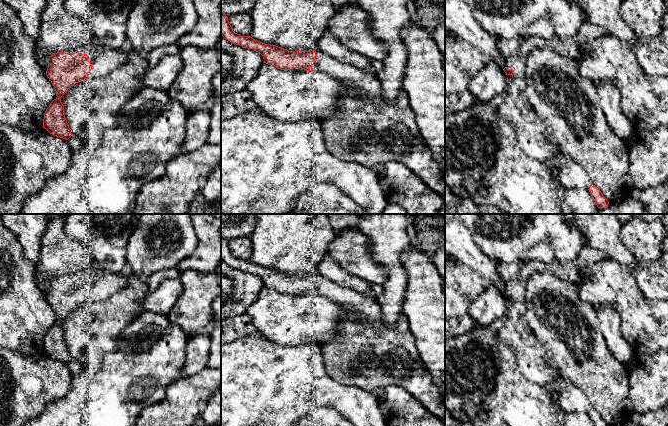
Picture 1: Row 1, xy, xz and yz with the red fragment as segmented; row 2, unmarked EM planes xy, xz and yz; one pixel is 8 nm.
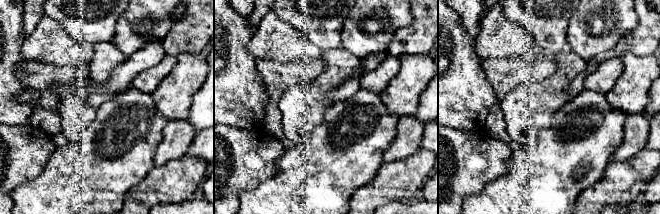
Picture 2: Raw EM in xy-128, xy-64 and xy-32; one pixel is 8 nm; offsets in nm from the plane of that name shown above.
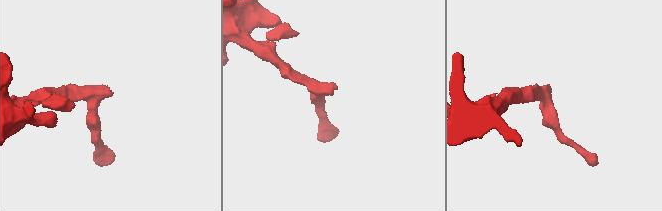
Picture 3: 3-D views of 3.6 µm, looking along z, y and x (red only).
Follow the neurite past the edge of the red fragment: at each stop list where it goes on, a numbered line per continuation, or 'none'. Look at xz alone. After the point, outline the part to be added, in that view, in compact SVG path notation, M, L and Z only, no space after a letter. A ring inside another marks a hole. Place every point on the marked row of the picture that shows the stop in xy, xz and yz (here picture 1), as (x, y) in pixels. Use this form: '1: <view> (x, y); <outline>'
1: xz (395, 136); M316 50L316 62L312 65L312 71L328 73L345 87L344 94L338 99L334 115L321 121L326 148L333 156L367 167L380 162L400 162L445 200L445 175L420 133L404 89L389 103L381 97L382 84L376 74L369 74L362 69L341 63L321 50ZM369 126L371 135L364 138L362 132Z

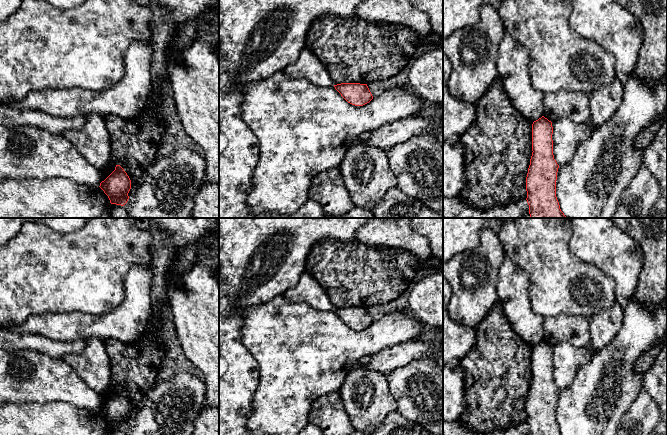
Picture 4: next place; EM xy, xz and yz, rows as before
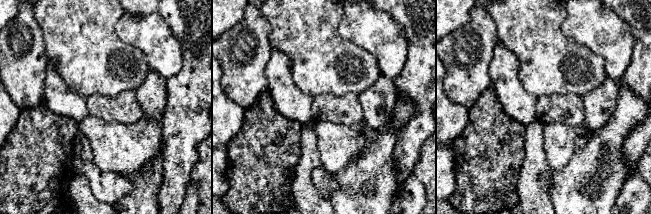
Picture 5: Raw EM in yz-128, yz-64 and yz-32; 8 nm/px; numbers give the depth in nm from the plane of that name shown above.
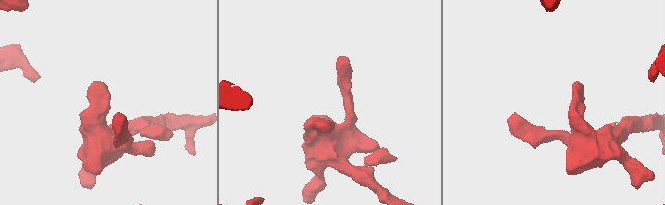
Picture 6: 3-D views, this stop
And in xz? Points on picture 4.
none

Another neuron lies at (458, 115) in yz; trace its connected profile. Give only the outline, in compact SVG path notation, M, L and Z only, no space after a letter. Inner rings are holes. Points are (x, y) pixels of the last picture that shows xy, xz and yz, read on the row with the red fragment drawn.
M443 54L443 141L462 135L472 124L475 106L453 97L448 90L448 81L452 73L452 64Z

